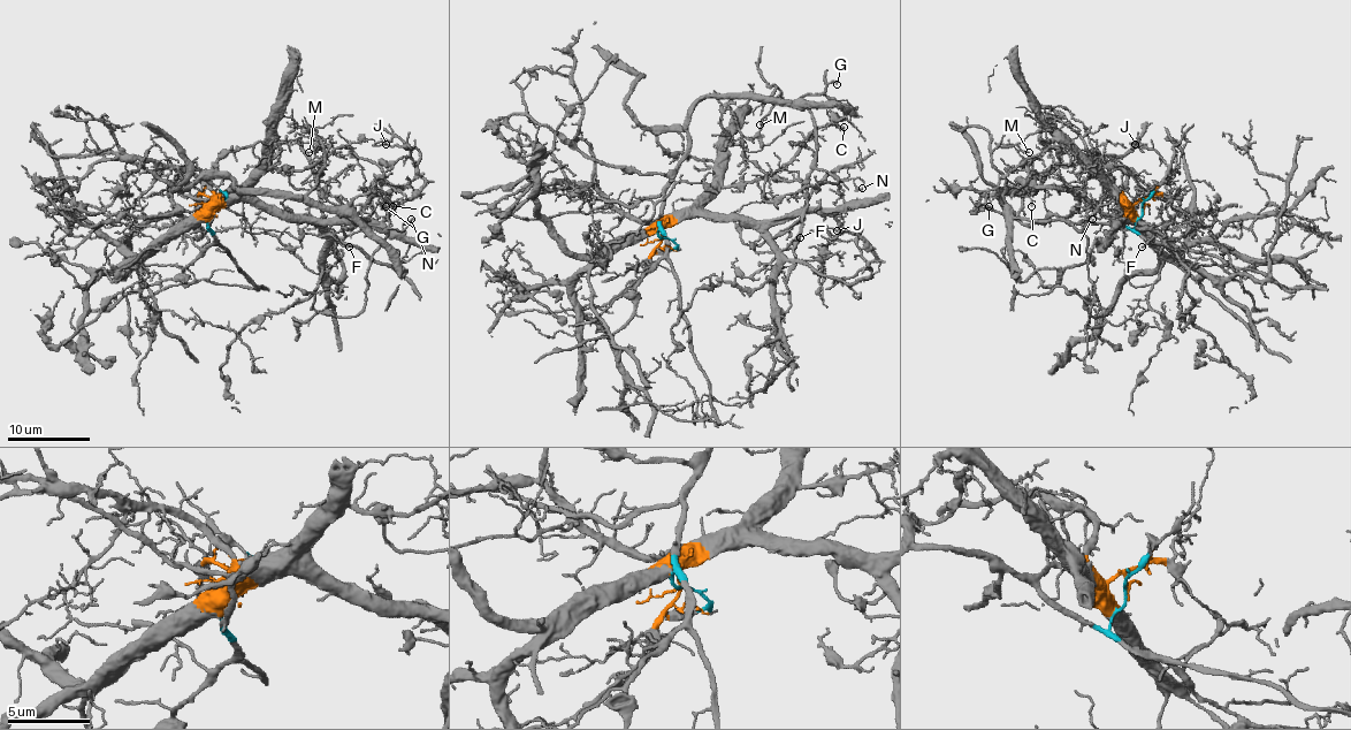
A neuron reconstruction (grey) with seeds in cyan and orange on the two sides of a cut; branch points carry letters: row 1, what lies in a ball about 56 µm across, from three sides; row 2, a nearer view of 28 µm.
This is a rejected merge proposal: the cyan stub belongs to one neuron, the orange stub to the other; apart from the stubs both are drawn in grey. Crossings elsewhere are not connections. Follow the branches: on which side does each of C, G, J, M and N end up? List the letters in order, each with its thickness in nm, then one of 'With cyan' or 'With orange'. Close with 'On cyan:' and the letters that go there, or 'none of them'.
C: Thickness 110 nm. With orange
G: Thickness 110 nm. With cyan
J: Thickness 100 nm. With orange
M: Thickness 90 nm. With cyan
N: Thickness 110 nm. With cyan
On cyan: G, M, N

